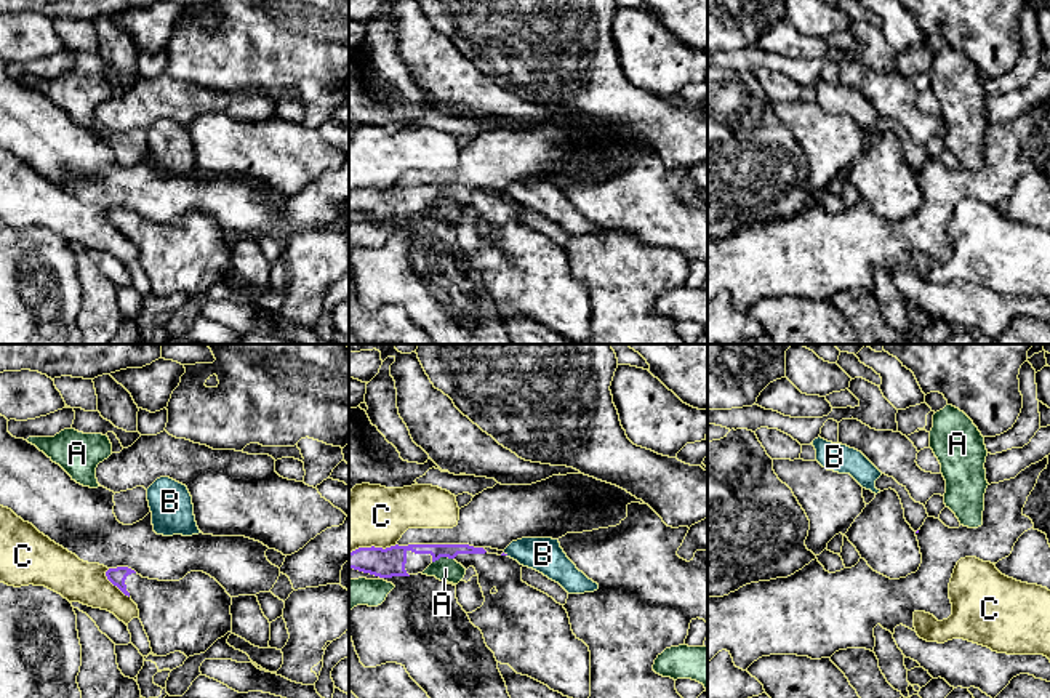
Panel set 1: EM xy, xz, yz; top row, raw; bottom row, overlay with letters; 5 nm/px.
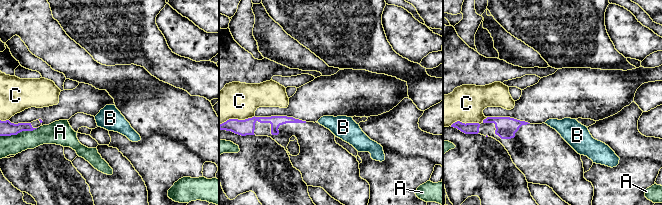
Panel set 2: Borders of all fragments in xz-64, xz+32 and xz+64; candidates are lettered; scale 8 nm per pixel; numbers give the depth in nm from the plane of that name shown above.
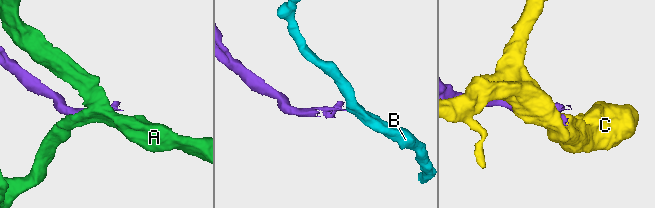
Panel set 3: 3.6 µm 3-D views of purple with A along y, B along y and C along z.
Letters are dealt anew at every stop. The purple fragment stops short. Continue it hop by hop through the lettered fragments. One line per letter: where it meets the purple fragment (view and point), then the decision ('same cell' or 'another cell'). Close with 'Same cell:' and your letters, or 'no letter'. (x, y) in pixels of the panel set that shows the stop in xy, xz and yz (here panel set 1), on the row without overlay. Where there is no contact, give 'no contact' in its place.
A: xz (442, 197) | another cell
B: xz (506, 196) | another cell
C: xy (114, 226) | another cell
Same cell: no letter

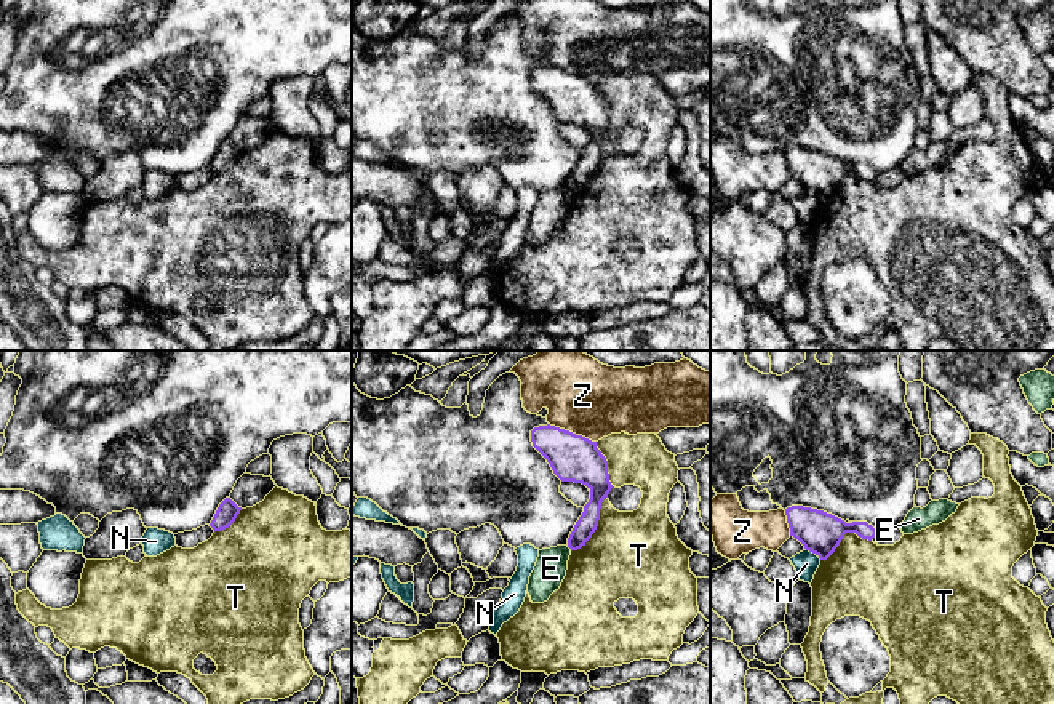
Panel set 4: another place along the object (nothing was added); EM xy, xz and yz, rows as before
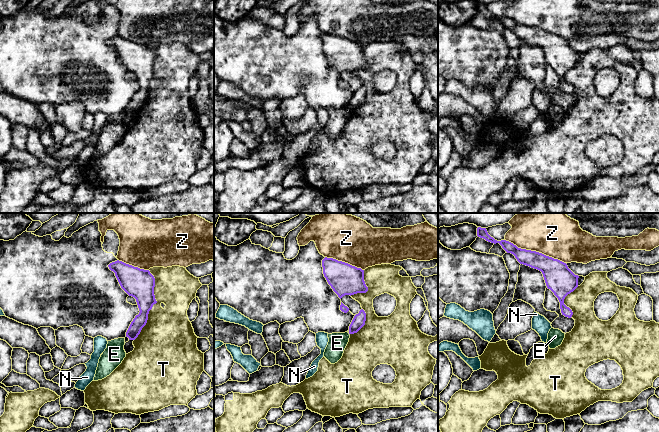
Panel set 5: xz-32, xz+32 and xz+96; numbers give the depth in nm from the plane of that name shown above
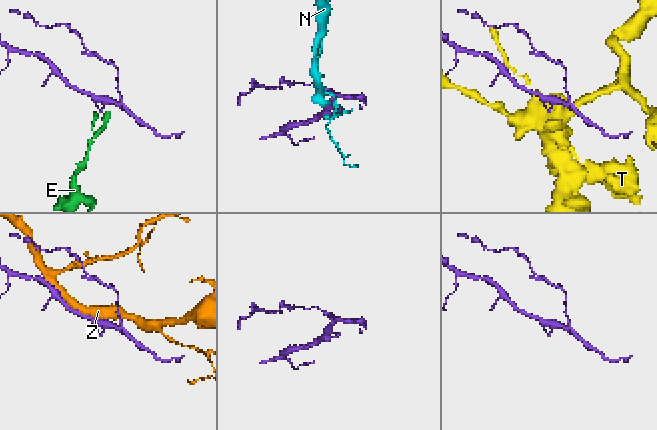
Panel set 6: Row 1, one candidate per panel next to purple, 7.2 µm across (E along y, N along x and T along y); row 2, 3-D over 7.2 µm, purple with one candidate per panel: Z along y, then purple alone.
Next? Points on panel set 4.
E: xz (570, 189) | another cell
N: yz (814, 194) | another cell
T: xz (597, 167) | another cell
Z: xz (571, 74) | another cell
Same cell: no letter

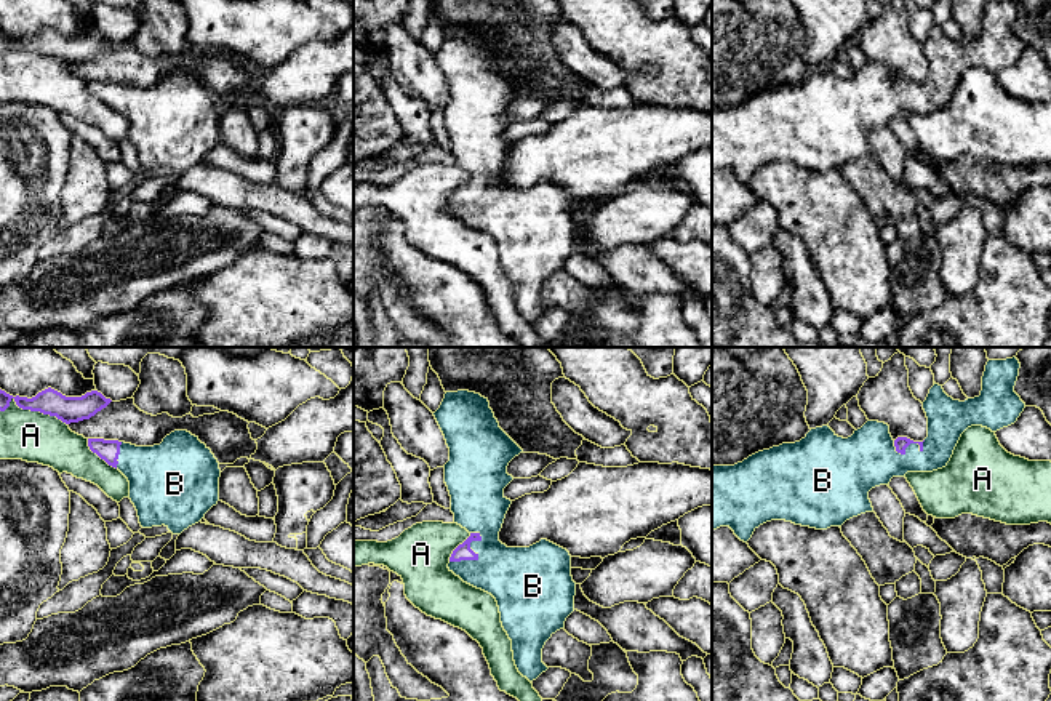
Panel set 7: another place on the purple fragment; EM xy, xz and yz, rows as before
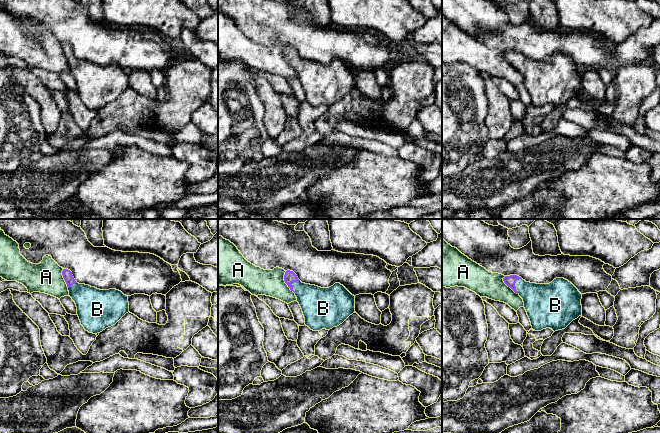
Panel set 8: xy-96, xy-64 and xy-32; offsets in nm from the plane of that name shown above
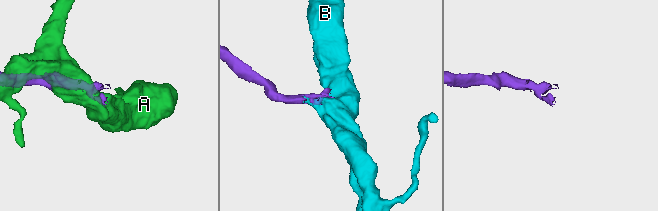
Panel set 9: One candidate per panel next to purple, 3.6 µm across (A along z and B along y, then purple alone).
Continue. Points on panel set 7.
A: xy (32, 52) | another cell
B: xz (477, 197) | same cell
Same cell: B

